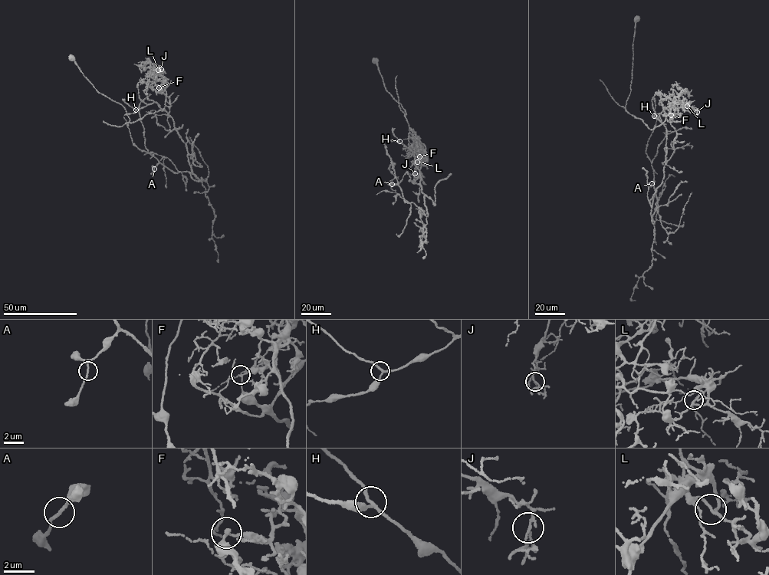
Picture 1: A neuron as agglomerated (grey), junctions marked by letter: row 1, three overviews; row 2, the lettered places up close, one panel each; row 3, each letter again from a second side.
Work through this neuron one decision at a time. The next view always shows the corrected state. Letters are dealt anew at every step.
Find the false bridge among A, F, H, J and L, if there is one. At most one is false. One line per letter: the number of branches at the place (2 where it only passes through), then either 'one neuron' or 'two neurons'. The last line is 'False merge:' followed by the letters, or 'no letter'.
A: 3 branches meet; one neuron
F: 3 branches meet; two neurons
H: 3 branches meet; one neuron
J: 3 branches meet; one neuron
L: 3 branches meet; one neuron
False merge: F

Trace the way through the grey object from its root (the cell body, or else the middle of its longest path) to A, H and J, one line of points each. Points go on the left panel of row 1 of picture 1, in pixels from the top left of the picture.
A: (72, 57), (129, 123), (163, 110), (167, 83), (169, 129), (202, 182), (159, 162), (154, 169)
H: (72, 57), (129, 123), (164, 109), (163, 83), (152, 73), (153, 102), (136, 110)
J: (72, 57), (97, 91), (124, 107), (129, 123), (164, 109), (165, 82), (158, 70), (161, 69)

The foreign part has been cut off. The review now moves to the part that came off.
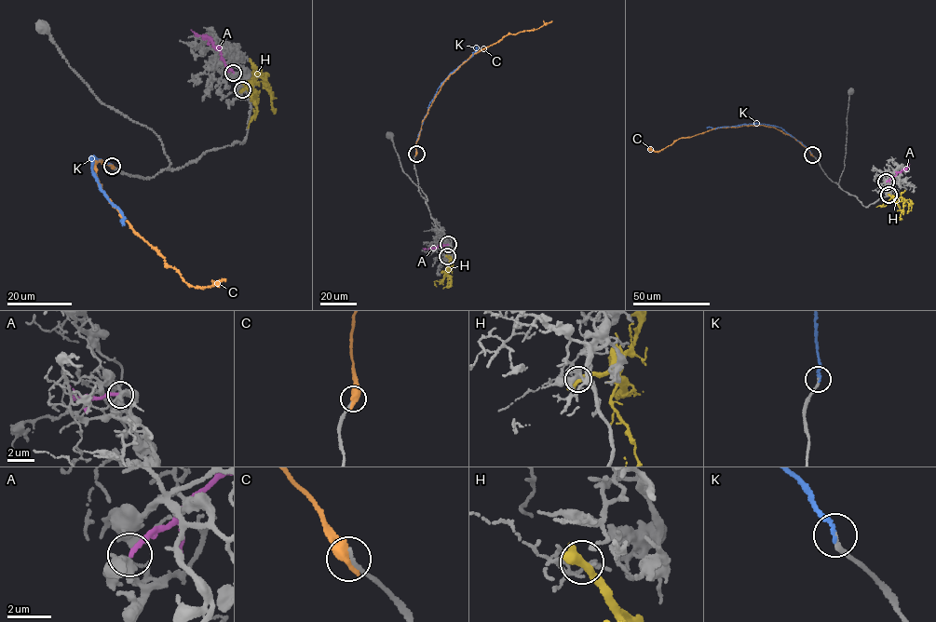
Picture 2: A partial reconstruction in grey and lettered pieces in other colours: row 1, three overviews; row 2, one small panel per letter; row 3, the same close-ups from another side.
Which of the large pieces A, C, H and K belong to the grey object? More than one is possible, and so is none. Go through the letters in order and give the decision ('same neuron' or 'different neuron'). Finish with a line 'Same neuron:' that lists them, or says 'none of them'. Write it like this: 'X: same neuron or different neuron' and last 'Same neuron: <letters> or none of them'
A: different neuron
C: different neuron
H: different neuron
K: same neuron
Same neuron: K

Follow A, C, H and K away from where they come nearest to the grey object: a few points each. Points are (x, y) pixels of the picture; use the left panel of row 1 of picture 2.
A: (234, 72), (225, 66), (210, 38), (195, 34), (191, 30)
C: (113, 167), (93, 162), (100, 189), (167, 265), (177, 269), (192, 286), (204, 288), (225, 279)
H: (242, 89), (254, 84), (259, 74), (270, 88), (274, 114)
K: (112, 165), (90, 156), (91, 169), (99, 187), (122, 214), (125, 224)

